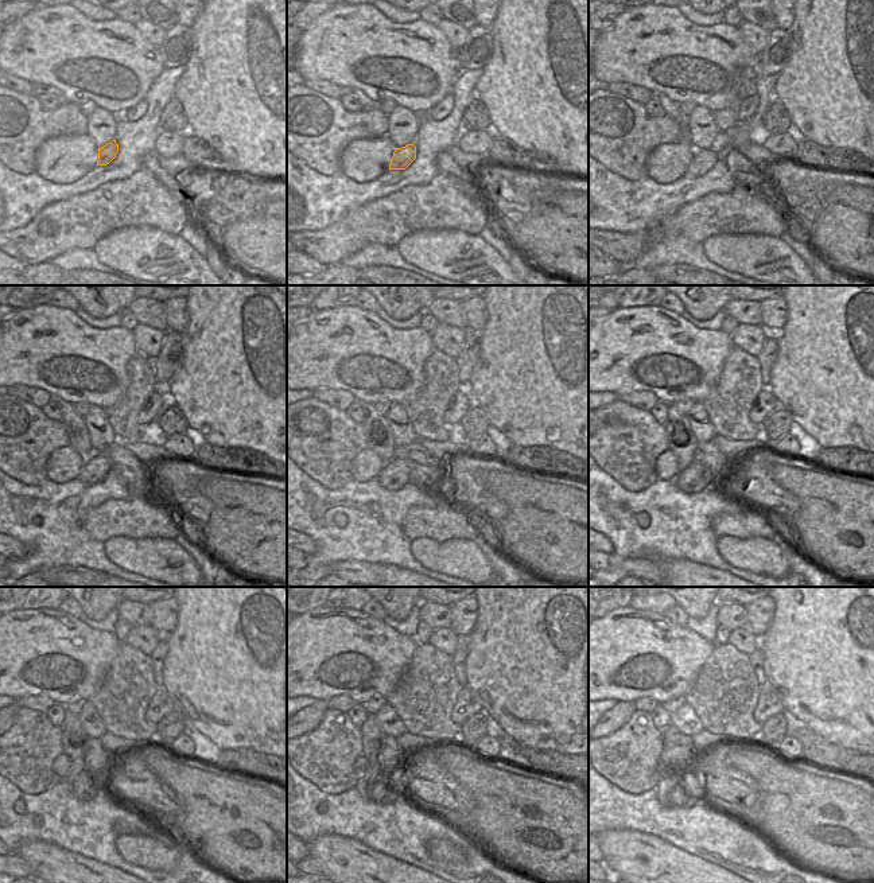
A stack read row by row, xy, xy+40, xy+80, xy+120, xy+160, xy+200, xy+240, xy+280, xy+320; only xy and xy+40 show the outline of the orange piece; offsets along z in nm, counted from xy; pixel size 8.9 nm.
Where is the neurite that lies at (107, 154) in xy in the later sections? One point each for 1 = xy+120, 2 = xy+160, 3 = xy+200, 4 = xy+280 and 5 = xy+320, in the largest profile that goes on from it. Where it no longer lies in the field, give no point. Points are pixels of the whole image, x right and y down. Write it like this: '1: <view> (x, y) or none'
1: xy+120 (97, 466)
2: xy+160 (395, 474)
3: xy+200 (695, 478)
4: xy+280 (372, 785)
5: xy+320 (671, 792)

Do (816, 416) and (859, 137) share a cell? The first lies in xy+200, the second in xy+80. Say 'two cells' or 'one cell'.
one cell

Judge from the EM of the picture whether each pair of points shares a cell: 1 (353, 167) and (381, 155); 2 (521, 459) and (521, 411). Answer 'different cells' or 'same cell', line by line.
1: same cell
2: different cells

